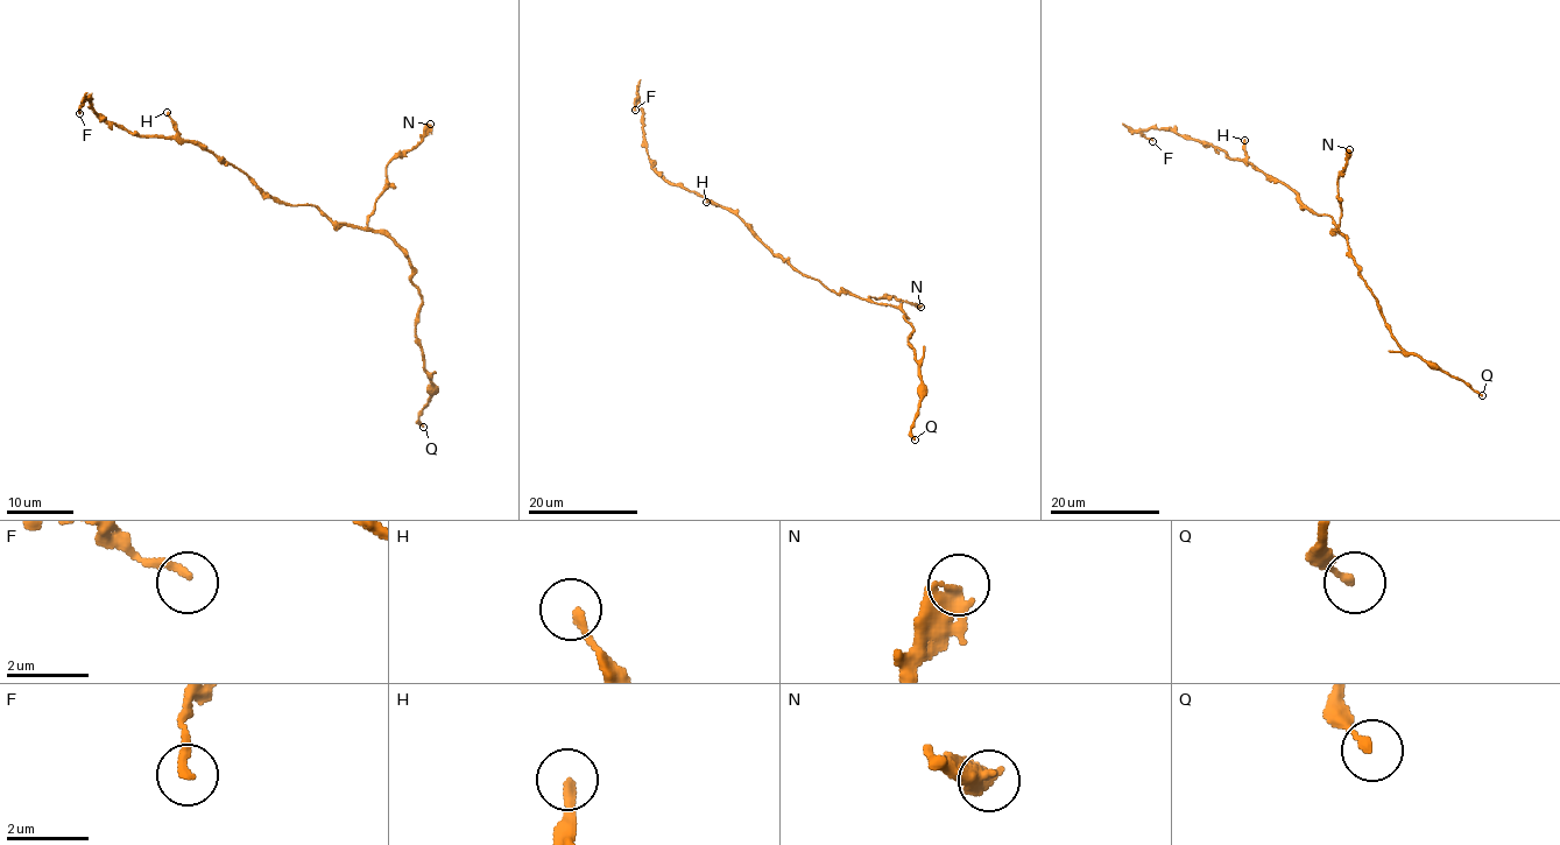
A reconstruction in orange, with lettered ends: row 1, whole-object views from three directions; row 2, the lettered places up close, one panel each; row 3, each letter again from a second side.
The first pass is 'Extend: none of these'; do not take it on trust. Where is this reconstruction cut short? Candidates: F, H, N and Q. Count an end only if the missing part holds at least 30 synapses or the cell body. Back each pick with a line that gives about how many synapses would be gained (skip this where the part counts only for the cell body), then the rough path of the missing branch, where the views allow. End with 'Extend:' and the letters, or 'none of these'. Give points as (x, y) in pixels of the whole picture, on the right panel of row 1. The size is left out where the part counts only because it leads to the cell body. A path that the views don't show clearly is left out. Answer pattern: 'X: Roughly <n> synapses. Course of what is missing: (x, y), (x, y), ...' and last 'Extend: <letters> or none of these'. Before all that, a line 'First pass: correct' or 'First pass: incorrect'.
First pass: correct
Extend: none of these

